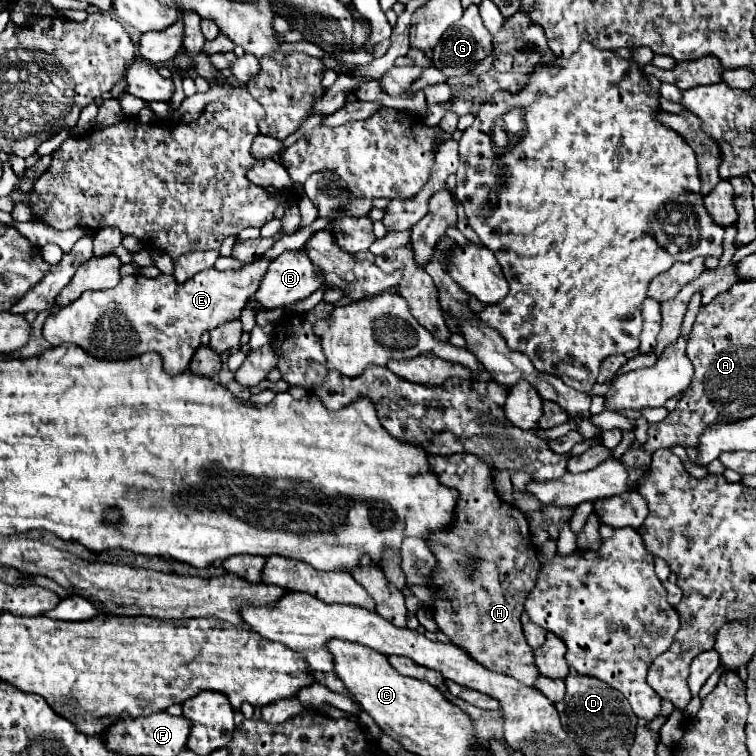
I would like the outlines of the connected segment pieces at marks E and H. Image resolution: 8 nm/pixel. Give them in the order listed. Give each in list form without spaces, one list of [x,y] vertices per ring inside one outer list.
[[[268,261],[246,265],[240,271],[206,269],[186,283],[178,283],[170,275],[154,279],[126,275],[116,287],[86,291],[56,315],[50,315],[44,323],[44,337],[50,345],[76,343],[98,359],[132,359],[156,351],[164,357],[164,371],[178,375],[186,371],[204,331],[240,317],[240,309],[254,297],[266,269]]]
[[[430,455],[428,461],[444,485],[460,491],[452,529],[432,535],[428,541],[428,547],[438,559],[434,567],[436,575],[430,583],[436,597],[434,621],[476,663],[534,687],[540,671],[534,663],[532,647],[522,635],[520,615],[526,595],[538,577],[540,561],[530,541],[526,515],[496,495],[490,467],[476,455]]]

